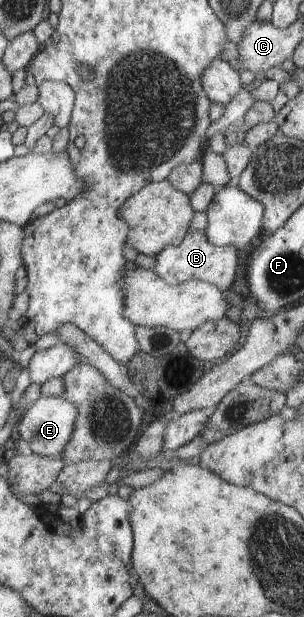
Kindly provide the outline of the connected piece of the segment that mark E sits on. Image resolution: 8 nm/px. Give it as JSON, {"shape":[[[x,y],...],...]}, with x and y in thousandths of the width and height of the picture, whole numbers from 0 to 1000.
{"shape":[[[135,642],[105,658],[86,660],[59,686],[59,703],[105,728],[109,736],[148,742],[201,744],[217,720],[230,720],[230,707],[243,703],[243,690],[257,677],[257,661],[211,648],[207,643]]]}

